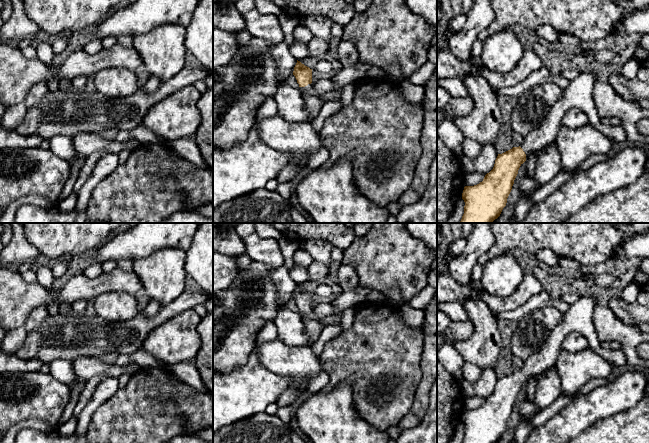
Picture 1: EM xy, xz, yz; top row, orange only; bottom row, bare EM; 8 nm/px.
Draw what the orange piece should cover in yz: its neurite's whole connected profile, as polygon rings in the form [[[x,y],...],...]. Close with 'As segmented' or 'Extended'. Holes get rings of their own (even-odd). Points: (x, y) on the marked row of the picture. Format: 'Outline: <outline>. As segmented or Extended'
Outline: [[[580,71],[578,76],[570,81],[569,86],[564,90],[563,95],[549,109],[543,123],[524,137],[524,140],[519,147],[513,147],[502,154],[498,154],[493,169],[485,175],[482,182],[474,186],[464,187],[462,199],[465,202],[465,206],[460,223],[492,223],[500,216],[503,208],[506,206],[507,198],[512,190],[518,170],[526,161],[526,156],[537,150],[543,149],[556,140],[556,136],[562,125],[562,118],[564,114],[572,108],[578,108],[586,113],[589,118],[589,123],[606,137],[621,143],[628,142],[626,132],[622,126],[604,125],[600,121],[593,97],[593,88],[597,79],[598,77],[591,72]]]. Extended

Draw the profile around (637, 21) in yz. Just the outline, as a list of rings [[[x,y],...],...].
[[[636,9],[625,14],[611,29],[609,36],[622,36],[630,34],[649,34],[649,9]]]

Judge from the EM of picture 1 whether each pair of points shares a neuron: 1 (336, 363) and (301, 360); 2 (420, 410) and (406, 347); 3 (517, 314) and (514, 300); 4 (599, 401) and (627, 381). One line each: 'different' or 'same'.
1: different
2: different
3: different
4: same

